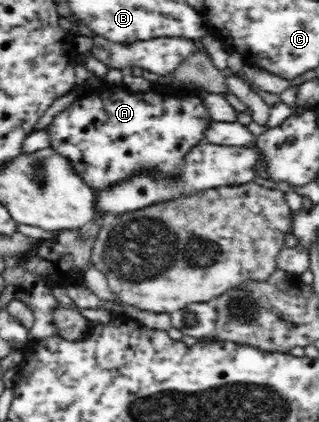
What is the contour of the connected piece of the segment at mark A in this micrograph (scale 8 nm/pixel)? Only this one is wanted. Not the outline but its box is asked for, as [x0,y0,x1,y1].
[45,85,211,190]

